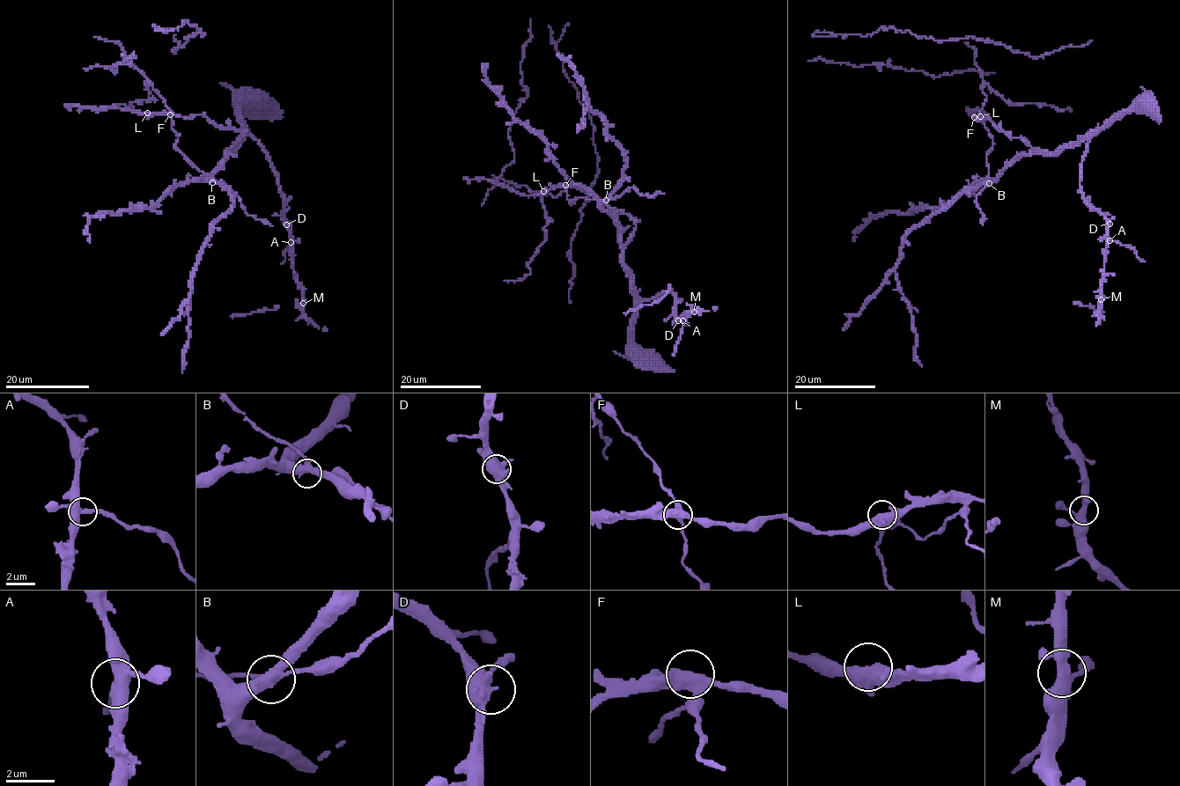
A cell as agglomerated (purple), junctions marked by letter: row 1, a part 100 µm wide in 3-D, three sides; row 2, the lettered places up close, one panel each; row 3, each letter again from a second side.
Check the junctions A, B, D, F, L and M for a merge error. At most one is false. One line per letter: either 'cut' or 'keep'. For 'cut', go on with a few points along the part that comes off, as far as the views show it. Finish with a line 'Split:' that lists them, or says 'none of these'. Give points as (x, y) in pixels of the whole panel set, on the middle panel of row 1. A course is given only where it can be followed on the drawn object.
A: cut | (682, 320), (680, 340), (672, 355)
B: keep
D: keep
F: keep
L: keep
M: keep
Split: A

